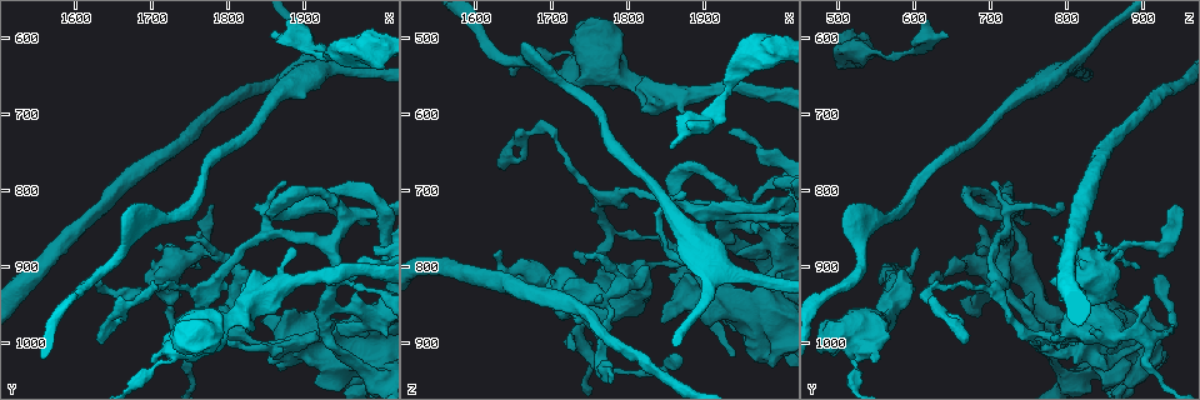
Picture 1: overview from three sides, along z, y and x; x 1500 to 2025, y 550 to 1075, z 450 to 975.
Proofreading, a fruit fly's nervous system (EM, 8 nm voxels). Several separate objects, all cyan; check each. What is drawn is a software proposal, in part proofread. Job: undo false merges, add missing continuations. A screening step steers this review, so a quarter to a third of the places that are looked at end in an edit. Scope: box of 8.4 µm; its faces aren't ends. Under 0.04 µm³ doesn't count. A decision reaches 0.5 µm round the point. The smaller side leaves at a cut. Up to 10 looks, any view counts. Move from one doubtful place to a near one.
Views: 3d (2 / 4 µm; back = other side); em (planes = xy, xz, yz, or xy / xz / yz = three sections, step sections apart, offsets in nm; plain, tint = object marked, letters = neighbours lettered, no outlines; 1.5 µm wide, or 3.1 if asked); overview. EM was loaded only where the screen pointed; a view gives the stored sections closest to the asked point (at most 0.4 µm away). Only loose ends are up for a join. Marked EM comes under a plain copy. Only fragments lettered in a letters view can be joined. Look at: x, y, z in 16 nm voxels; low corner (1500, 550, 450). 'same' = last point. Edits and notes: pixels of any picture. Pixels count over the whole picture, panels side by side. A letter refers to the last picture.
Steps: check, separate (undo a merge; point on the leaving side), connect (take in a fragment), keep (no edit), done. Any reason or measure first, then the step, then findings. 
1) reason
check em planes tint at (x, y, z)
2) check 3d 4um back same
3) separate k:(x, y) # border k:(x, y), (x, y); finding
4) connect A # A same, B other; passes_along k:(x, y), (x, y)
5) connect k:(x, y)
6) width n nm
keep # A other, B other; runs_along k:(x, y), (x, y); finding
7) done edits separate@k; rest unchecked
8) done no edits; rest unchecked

free end
check 3d 4um at (1735, 995, 785)

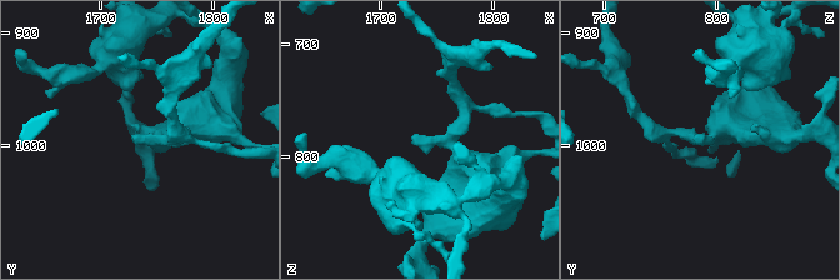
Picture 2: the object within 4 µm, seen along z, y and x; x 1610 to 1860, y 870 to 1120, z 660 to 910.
need the tissue
check em planes letters at (1728, 996, 782)

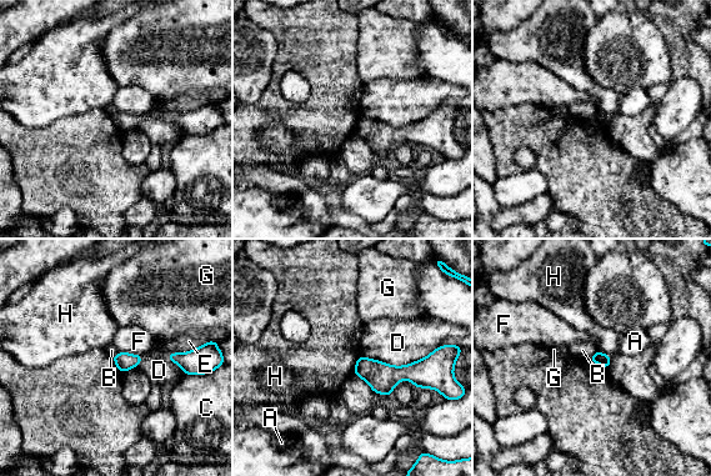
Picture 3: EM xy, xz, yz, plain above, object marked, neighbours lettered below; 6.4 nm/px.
keep # A other, B other, C other, D other, E other, F other, G other, H other; border 3:(596, 350), (587, 359); no lettered fragment goes on from it

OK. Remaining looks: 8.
free end
check em planes letters at (1870, 915, 920)

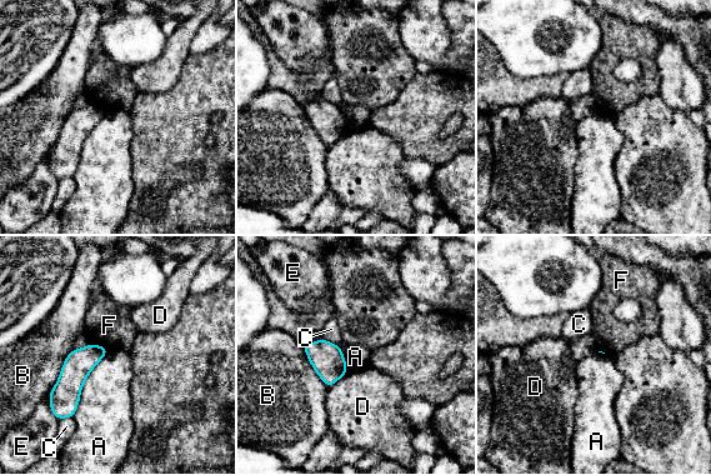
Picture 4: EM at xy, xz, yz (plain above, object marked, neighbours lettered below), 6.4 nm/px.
longest_contact A 500 nm
keep # A other, B other, C other, D other, E other, F other; none of them fits

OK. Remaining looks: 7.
check 3d 4um back at (1930, 1010, 870)

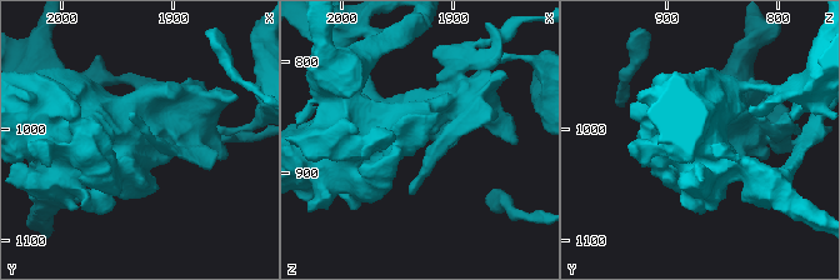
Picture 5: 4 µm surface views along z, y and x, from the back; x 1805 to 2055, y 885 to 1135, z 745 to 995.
check em yz step 8 tint same

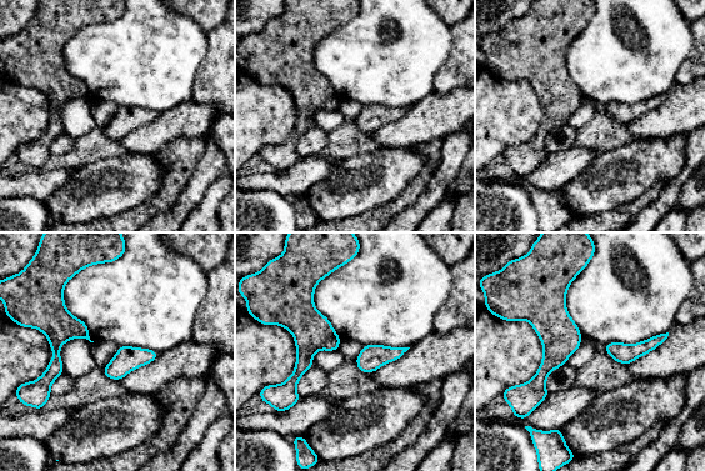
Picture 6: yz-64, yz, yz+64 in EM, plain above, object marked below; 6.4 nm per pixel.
what lies round it
check em yz step 8 letters same

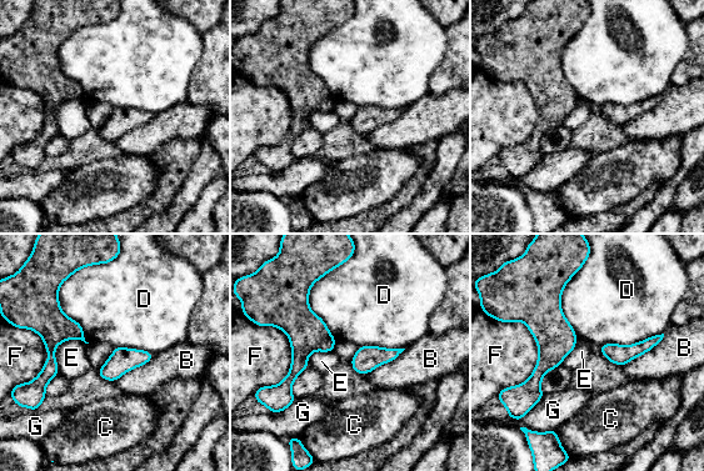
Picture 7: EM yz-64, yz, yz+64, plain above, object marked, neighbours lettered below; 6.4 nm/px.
keep # B other, C other, D other, E other, F other, G other; border 7:(83, 340), (56, 346), (56, 372); continuous, no second neuron

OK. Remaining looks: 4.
long arm stops here
check em xz step 4 letters at (1855, 605, 640)

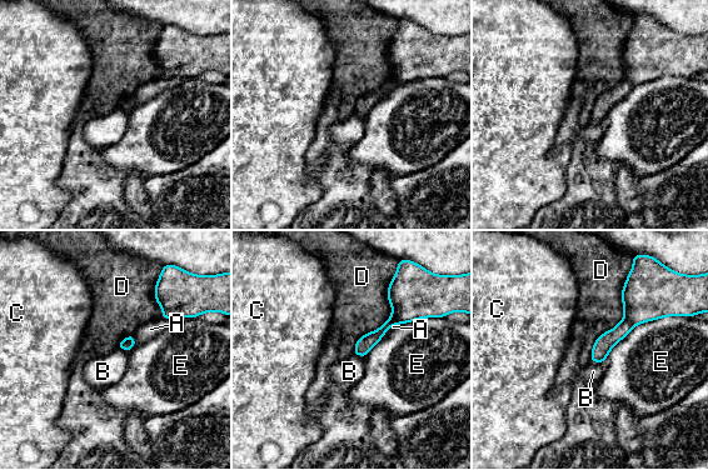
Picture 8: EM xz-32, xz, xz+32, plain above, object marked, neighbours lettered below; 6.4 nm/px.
longest_contact D 600 nm
keep # A other, B other, C other, D other, E other; border 8:(628, 274), (623, 318), (589, 359); none of them fits

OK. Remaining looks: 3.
done no edits; rest unchecked

